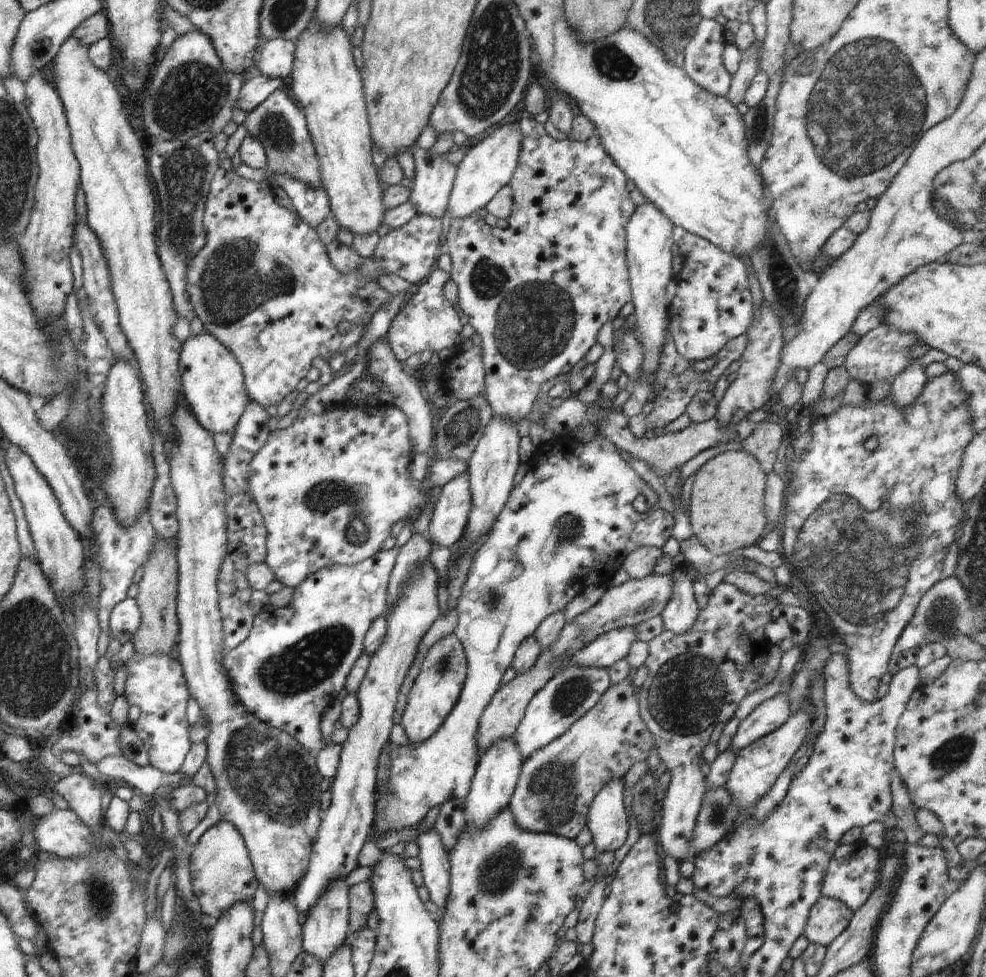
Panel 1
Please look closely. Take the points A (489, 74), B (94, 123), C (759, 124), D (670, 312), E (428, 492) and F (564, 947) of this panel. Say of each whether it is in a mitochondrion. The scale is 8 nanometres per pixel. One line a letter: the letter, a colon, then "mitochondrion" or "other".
A: mitochondrion
B: other
C: mitochondrion
D: other
E: other
F: other

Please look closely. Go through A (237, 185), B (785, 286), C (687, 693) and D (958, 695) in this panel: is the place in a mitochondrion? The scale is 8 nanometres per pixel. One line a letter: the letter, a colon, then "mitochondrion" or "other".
A: other
B: mitochondrion
C: mitochondrion
D: other

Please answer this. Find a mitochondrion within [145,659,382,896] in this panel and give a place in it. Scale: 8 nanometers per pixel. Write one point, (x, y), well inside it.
(275, 779)

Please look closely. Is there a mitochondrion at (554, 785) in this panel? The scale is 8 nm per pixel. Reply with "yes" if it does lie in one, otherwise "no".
yes

